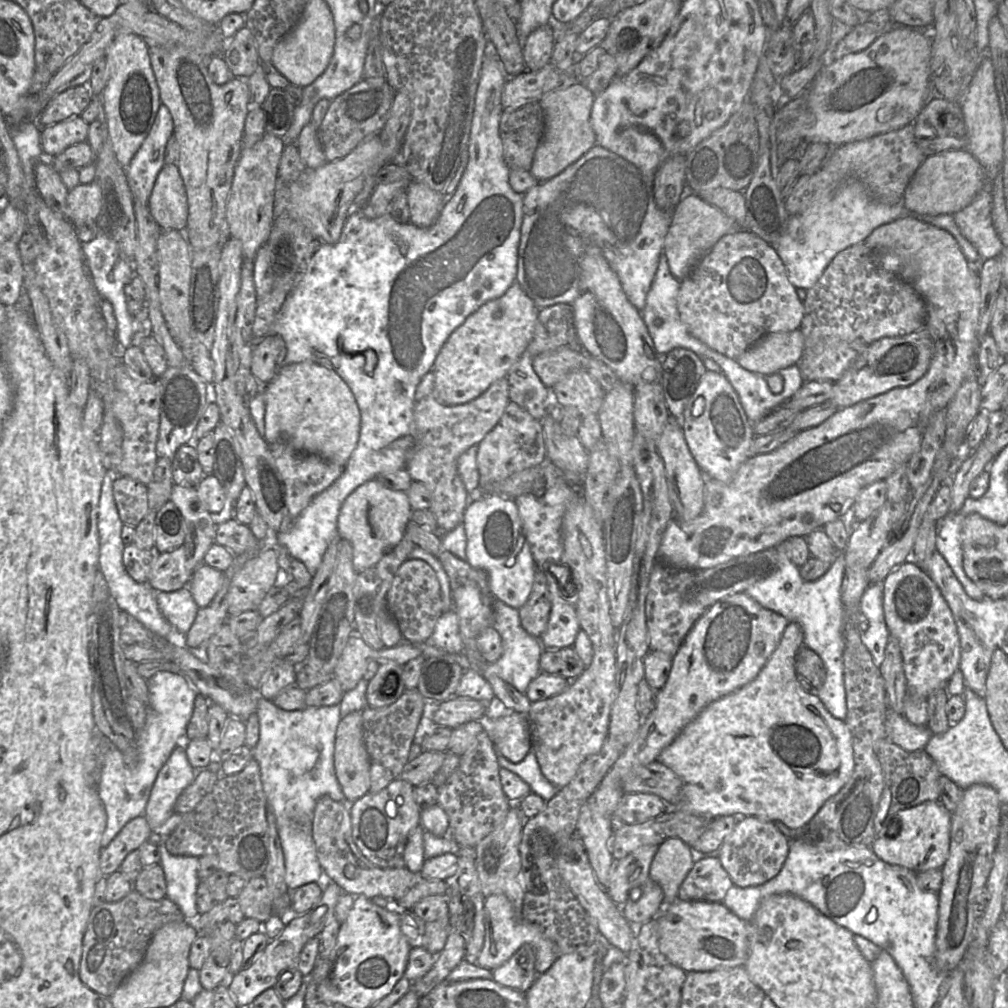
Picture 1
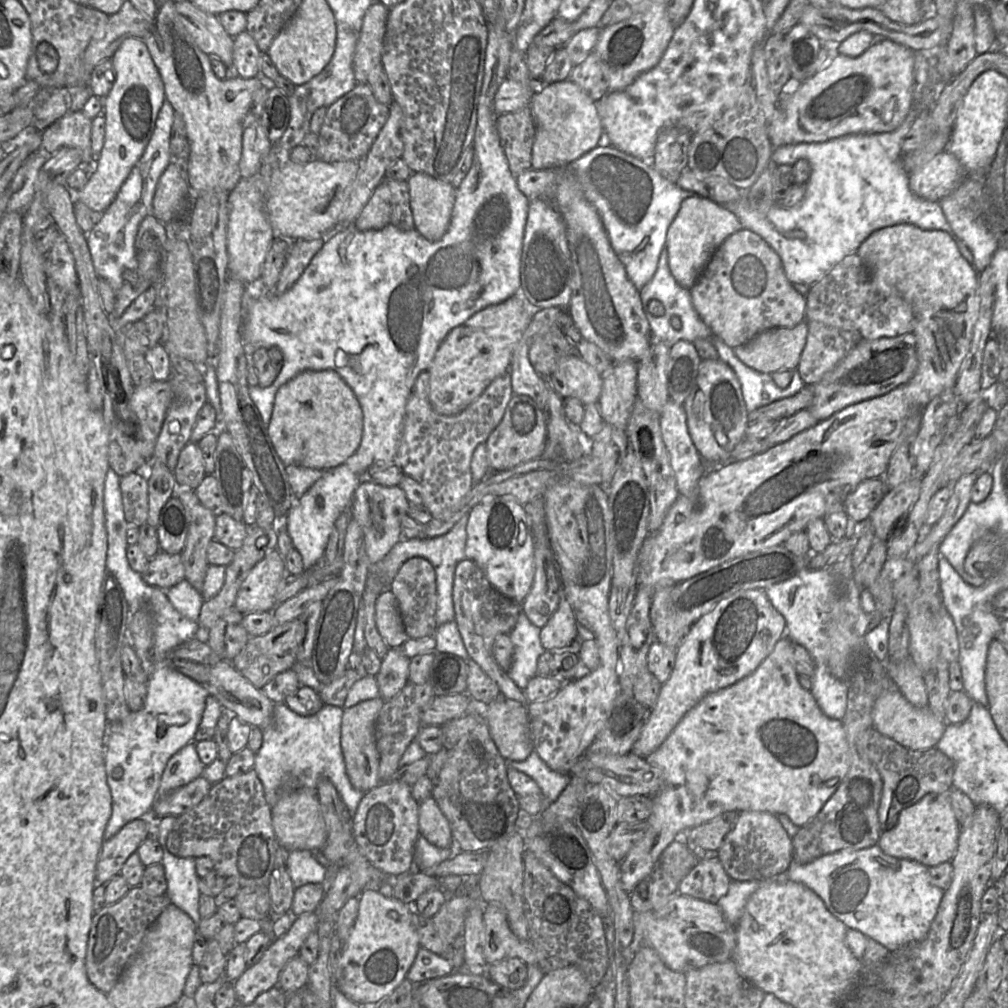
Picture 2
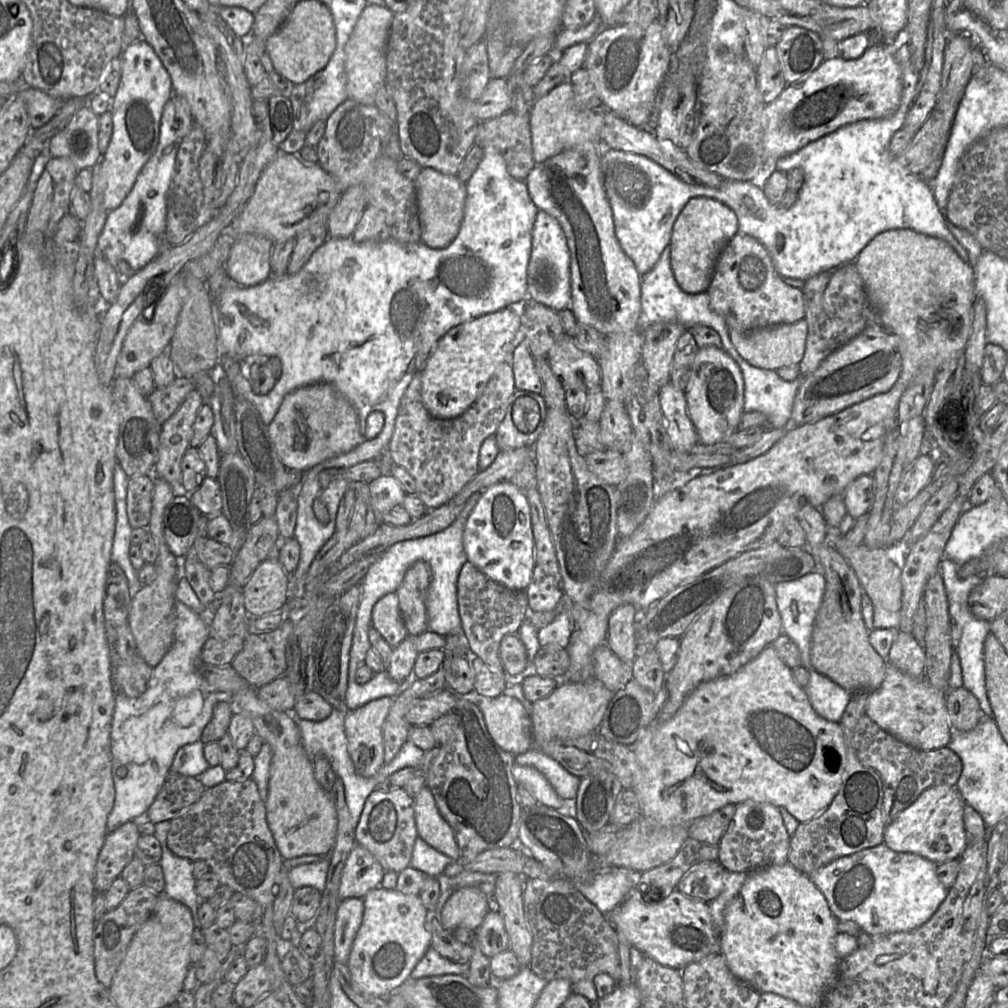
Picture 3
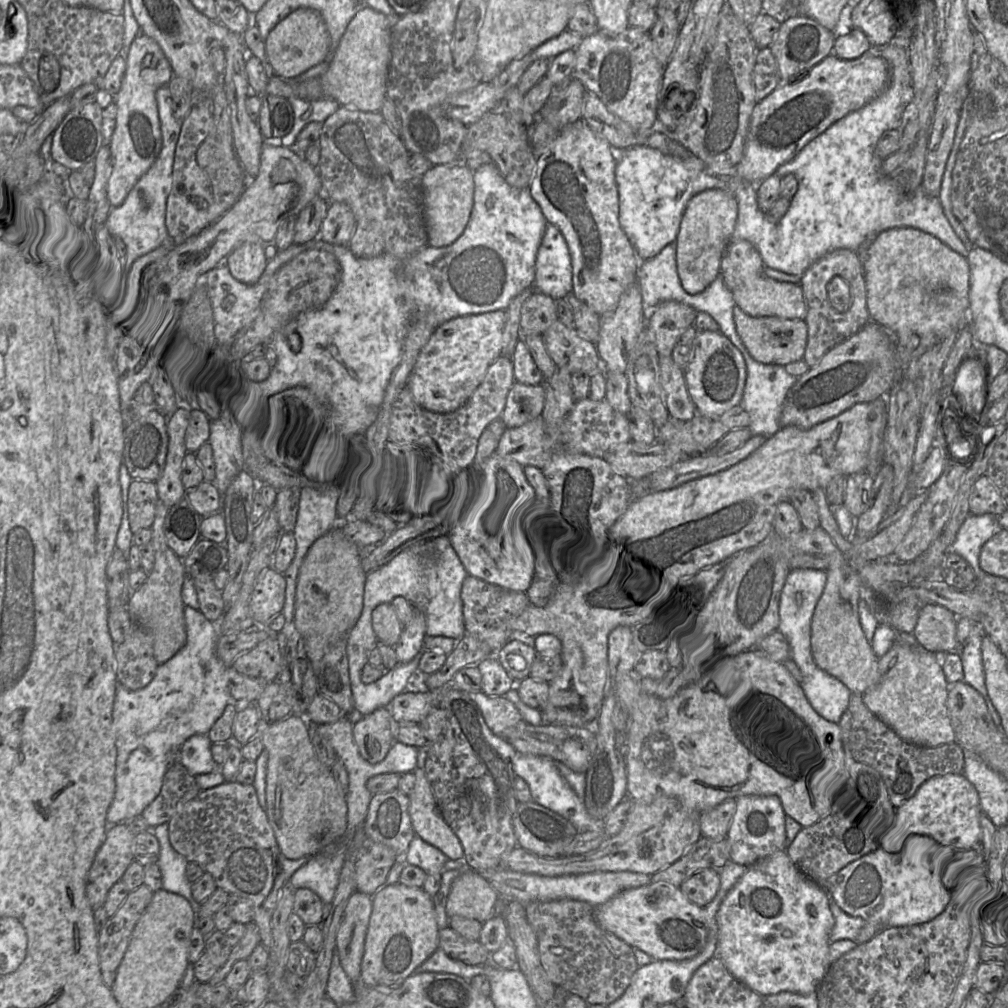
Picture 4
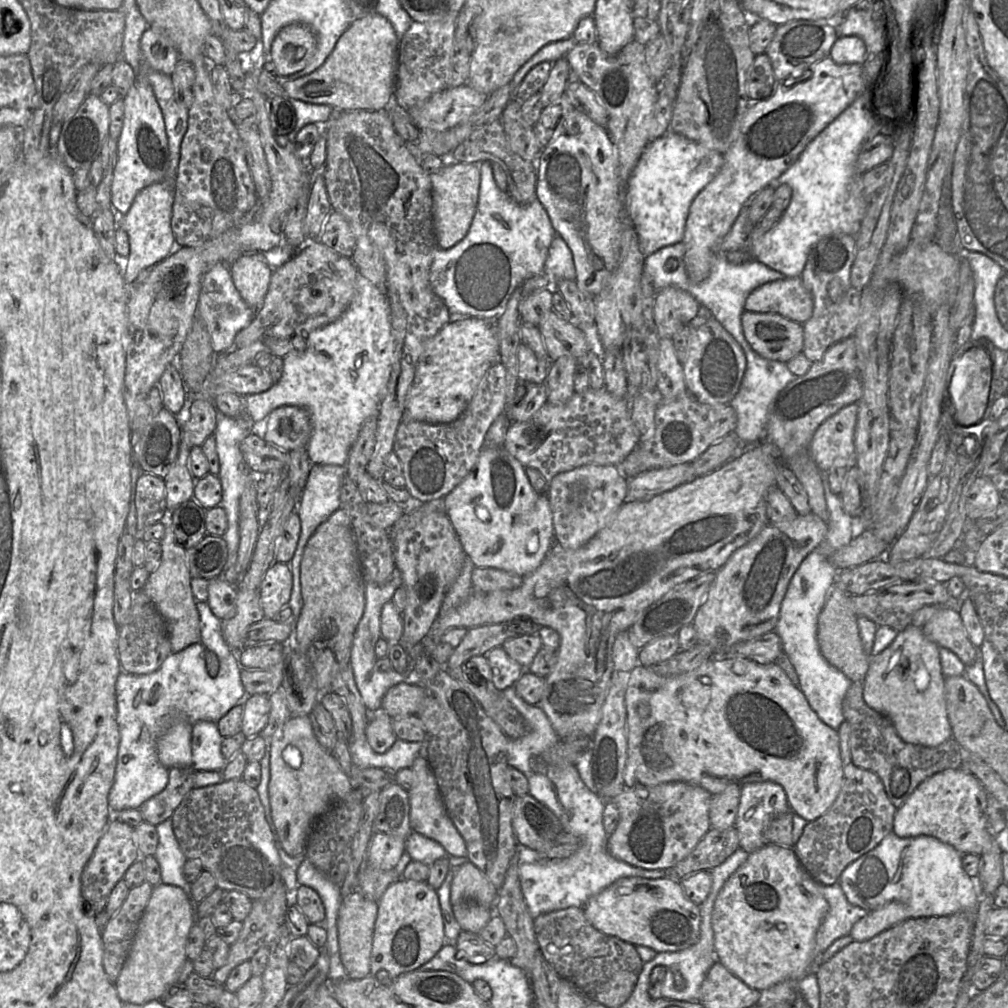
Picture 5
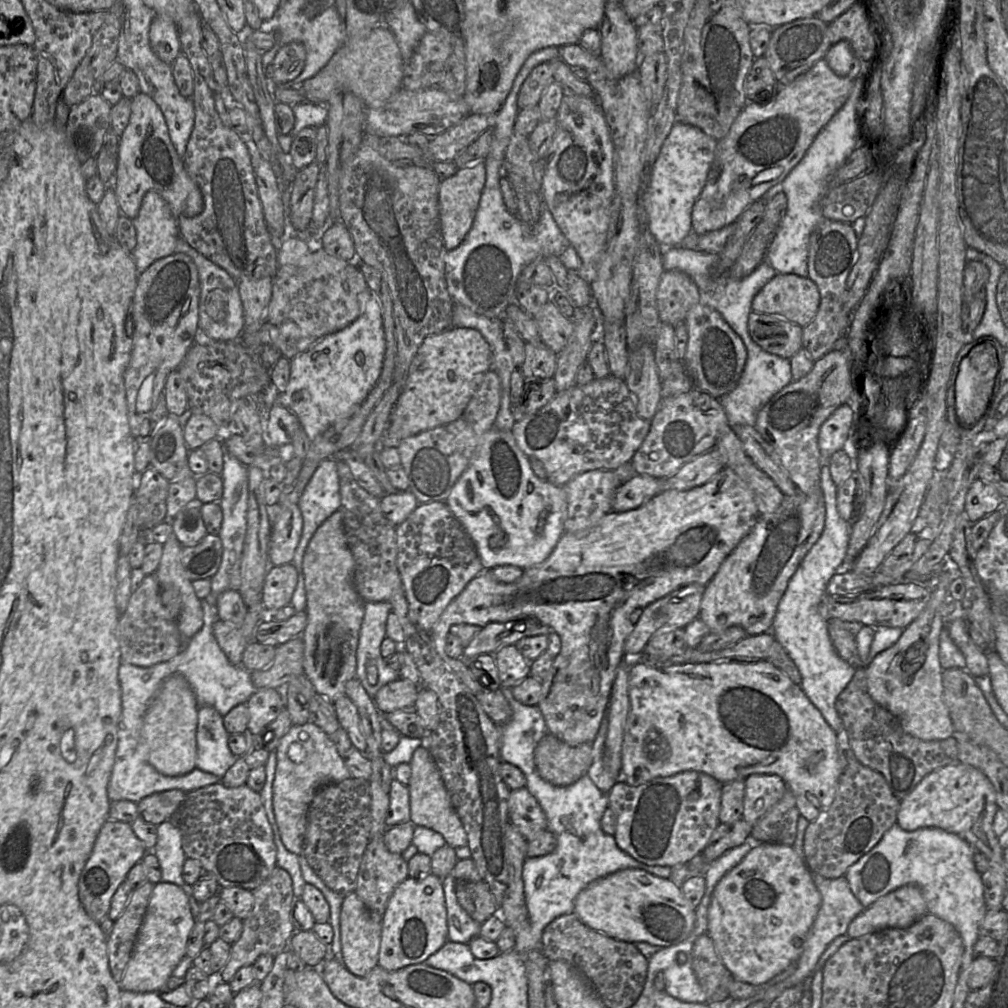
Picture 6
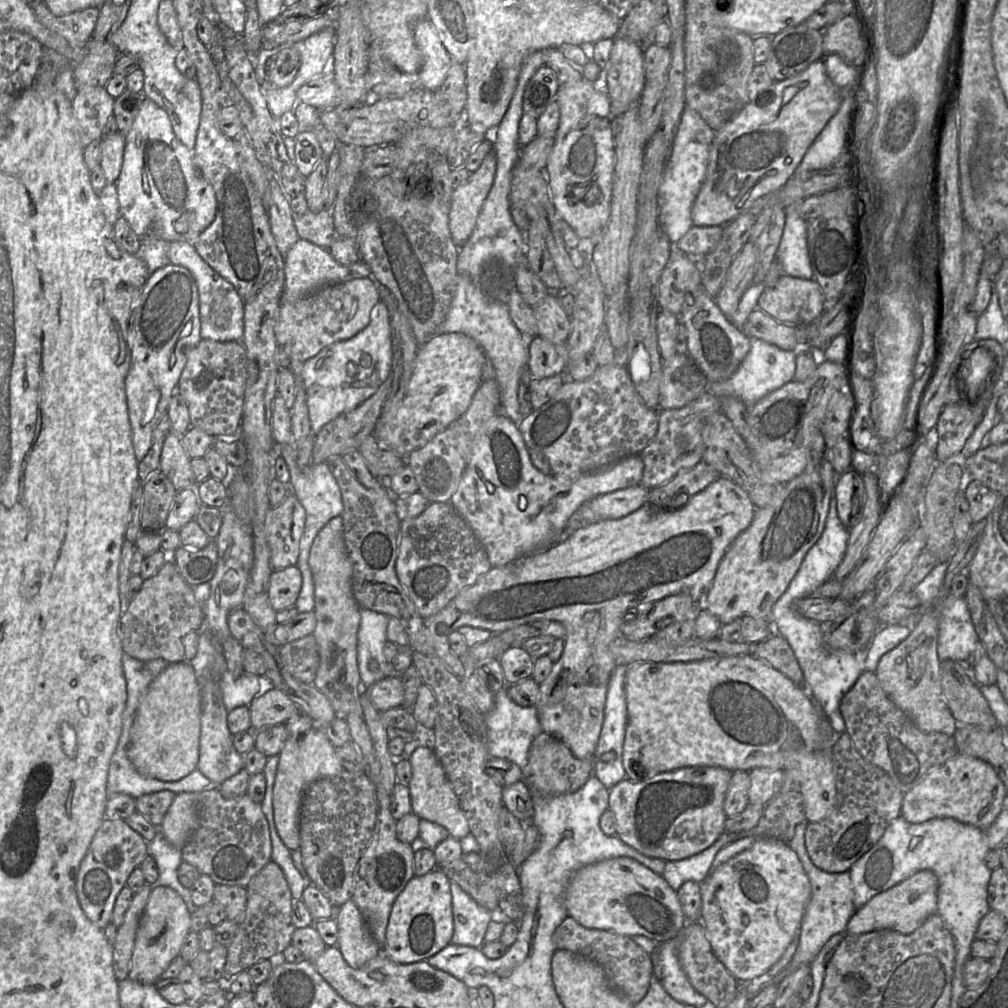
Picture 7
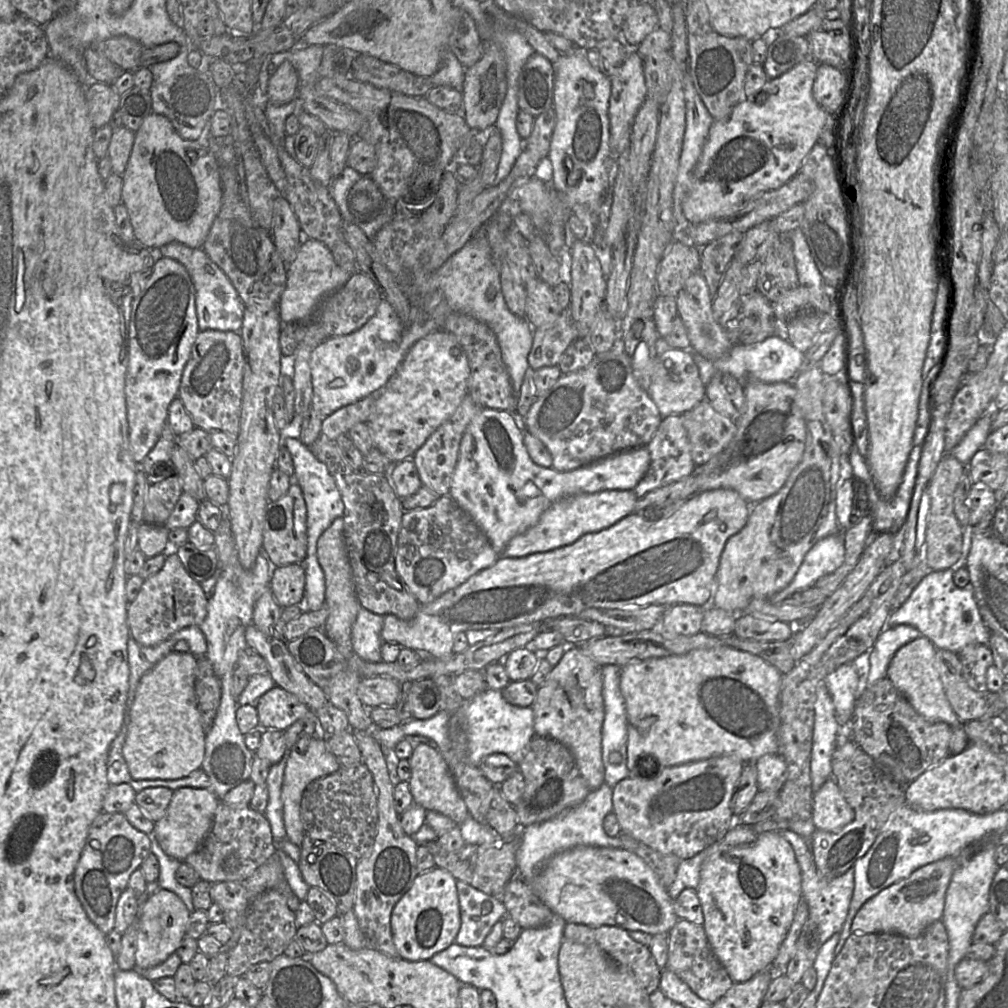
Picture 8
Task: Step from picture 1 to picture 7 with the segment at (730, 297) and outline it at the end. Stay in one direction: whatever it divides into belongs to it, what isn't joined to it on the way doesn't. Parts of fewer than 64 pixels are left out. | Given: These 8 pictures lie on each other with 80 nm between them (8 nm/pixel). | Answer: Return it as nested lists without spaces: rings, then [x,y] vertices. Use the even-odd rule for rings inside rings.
[[[781,276],[773,287],[765,288],[757,307],[776,320],[791,325],[806,325],[818,320],[823,313],[824,295],[820,285],[814,280]]]

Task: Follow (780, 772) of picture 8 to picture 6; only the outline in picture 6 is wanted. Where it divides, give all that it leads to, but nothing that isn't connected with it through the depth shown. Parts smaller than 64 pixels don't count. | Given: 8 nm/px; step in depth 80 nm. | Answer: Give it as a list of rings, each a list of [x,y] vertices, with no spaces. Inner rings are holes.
[[[752,774],[745,779],[742,819],[752,827],[785,794],[787,785],[774,774]]]

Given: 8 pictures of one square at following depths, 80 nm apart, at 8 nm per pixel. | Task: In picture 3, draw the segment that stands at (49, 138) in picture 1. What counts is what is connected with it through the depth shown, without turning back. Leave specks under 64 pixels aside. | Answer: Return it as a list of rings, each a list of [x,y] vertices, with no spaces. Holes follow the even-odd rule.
[[[86,104],[49,140],[51,157],[70,159],[78,170],[92,168],[101,158],[98,148],[99,116]]]

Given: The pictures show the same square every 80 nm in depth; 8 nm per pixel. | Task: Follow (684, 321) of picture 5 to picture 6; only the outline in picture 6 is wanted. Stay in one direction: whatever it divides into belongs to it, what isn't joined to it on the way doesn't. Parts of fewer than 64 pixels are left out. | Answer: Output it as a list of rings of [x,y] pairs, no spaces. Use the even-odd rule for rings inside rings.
[[[664,270],[656,293],[656,306],[661,323],[676,327],[684,323],[689,310],[701,301],[694,280],[678,270]]]

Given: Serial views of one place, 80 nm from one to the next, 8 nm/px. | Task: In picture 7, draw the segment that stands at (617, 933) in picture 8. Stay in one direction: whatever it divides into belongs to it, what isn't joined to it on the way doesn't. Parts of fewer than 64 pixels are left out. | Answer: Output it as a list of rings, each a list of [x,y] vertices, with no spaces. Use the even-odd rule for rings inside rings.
[[[567,916],[553,934],[556,950],[567,950],[598,963],[605,971],[612,989],[637,1004],[647,994],[653,975],[651,955],[633,941],[632,937],[612,931],[589,929]]]

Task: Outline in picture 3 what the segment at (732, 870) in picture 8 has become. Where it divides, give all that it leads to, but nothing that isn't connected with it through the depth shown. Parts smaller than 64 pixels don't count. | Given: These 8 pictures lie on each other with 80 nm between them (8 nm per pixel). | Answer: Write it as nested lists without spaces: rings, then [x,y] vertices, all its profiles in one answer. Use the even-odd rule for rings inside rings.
[[[790,862],[783,865],[773,865],[763,869],[756,870],[750,874],[741,887],[739,893],[732,900],[725,911],[725,922],[721,936],[721,951],[725,957],[727,965],[731,972],[742,982],[748,984],[760,993],[774,993],[782,997],[791,999],[800,1005],[807,1007],[822,1006],[826,993],[833,986],[838,973],[838,967],[841,958],[836,951],[836,937],[838,933],[838,918],[832,913],[823,893],[813,883],[810,876],[802,873]]]

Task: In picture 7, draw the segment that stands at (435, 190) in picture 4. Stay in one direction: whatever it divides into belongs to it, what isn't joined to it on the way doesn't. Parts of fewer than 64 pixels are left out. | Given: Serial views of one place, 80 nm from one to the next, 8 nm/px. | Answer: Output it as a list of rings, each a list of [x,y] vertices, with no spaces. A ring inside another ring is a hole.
[[[490,151],[467,181],[456,186],[453,191],[449,209],[449,230],[458,247],[467,241],[475,226],[477,216],[493,184],[496,166],[496,156]]]

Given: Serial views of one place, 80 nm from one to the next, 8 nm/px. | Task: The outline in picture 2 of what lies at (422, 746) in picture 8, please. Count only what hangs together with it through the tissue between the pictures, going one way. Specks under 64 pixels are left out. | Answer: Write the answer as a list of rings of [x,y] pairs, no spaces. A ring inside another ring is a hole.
[[[429,797],[418,809],[419,833],[429,843],[439,848],[454,846],[450,824],[433,797]]]

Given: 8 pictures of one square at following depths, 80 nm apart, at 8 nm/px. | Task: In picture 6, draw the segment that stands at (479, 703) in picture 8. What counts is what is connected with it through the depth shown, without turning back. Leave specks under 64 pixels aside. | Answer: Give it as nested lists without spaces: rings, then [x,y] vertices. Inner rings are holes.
[[[511,688],[499,689],[512,709],[510,720],[500,726],[502,731],[500,757],[502,761],[517,766],[528,781],[527,772],[537,771],[534,750],[538,742],[549,732],[537,706],[528,706],[517,701]]]

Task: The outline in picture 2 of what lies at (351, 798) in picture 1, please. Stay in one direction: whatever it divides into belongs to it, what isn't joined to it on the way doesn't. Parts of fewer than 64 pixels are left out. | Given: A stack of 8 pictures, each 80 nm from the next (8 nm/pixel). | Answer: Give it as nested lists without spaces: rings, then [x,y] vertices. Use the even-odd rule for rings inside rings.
[[[380,698],[362,701],[353,707],[344,709],[341,721],[341,750],[345,762],[346,773],[352,786],[367,793],[380,784],[379,753],[377,751],[374,728],[381,708],[385,701]]]

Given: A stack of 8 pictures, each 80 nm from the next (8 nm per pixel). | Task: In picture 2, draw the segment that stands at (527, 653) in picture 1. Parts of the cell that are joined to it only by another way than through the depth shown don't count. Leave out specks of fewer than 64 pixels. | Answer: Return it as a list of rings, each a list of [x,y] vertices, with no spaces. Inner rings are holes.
[[[521,612],[508,634],[513,643],[513,655],[506,673],[523,691],[529,680],[537,675],[538,658],[545,651],[540,641],[540,630]]]

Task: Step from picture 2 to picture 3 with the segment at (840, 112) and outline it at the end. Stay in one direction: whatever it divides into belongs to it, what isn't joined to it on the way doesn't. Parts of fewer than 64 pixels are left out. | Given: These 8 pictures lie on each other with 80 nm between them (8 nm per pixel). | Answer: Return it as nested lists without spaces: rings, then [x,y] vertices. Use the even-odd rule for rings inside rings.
[[[872,42],[864,54],[857,59],[845,60],[836,56],[824,60],[809,76],[798,83],[787,85],[773,102],[766,104],[762,115],[765,172],[774,168],[778,158],[796,152],[845,125],[891,116],[899,107],[901,93],[901,68],[892,48],[886,43]]]

